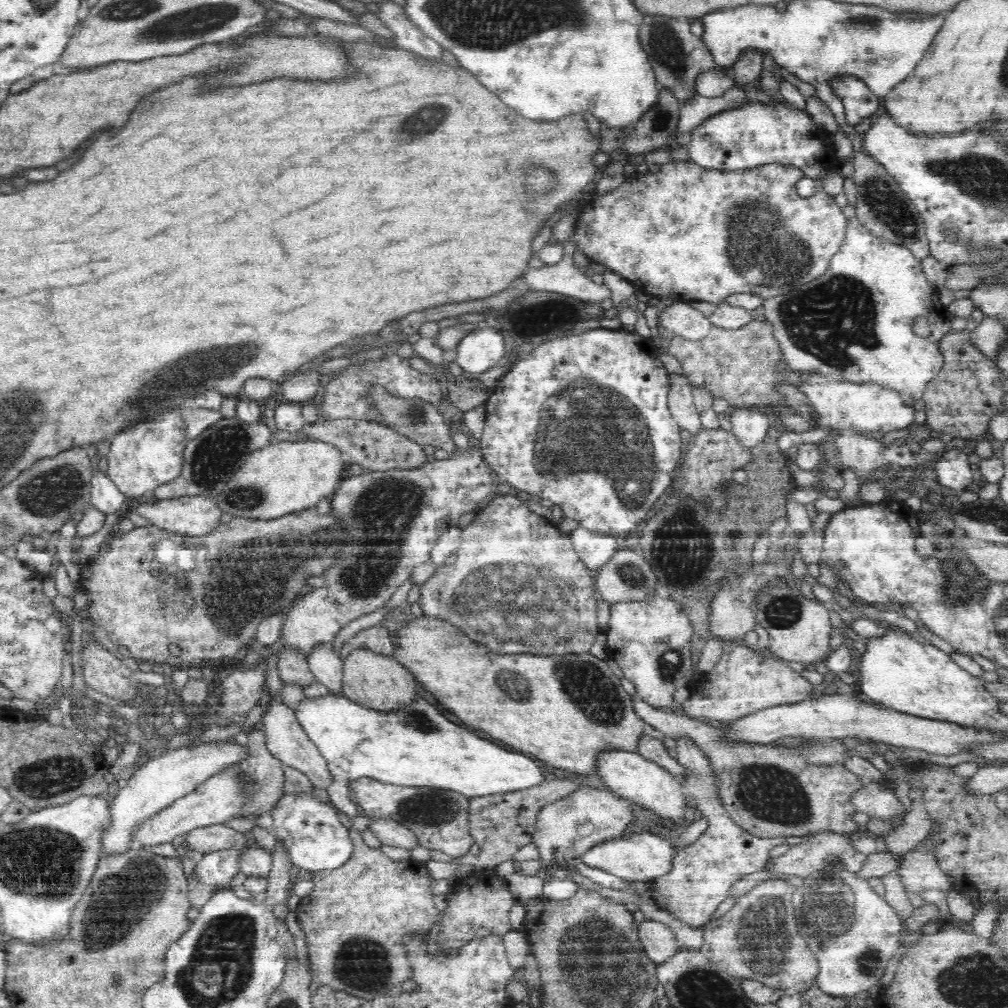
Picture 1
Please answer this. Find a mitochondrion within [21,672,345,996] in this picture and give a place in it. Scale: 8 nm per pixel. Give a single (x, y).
(118, 905)

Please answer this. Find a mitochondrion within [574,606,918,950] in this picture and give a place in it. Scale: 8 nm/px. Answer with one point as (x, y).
(766, 792)

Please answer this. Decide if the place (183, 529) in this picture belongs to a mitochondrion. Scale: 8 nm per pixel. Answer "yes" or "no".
no

